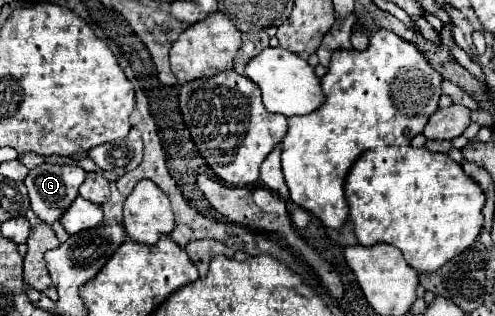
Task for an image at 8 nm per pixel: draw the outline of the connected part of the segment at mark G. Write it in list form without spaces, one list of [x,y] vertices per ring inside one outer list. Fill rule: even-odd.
[[[43,163],[31,169],[25,179],[25,187],[29,191],[33,213],[47,225],[59,221],[79,195],[83,179],[85,171],[77,165]]]

